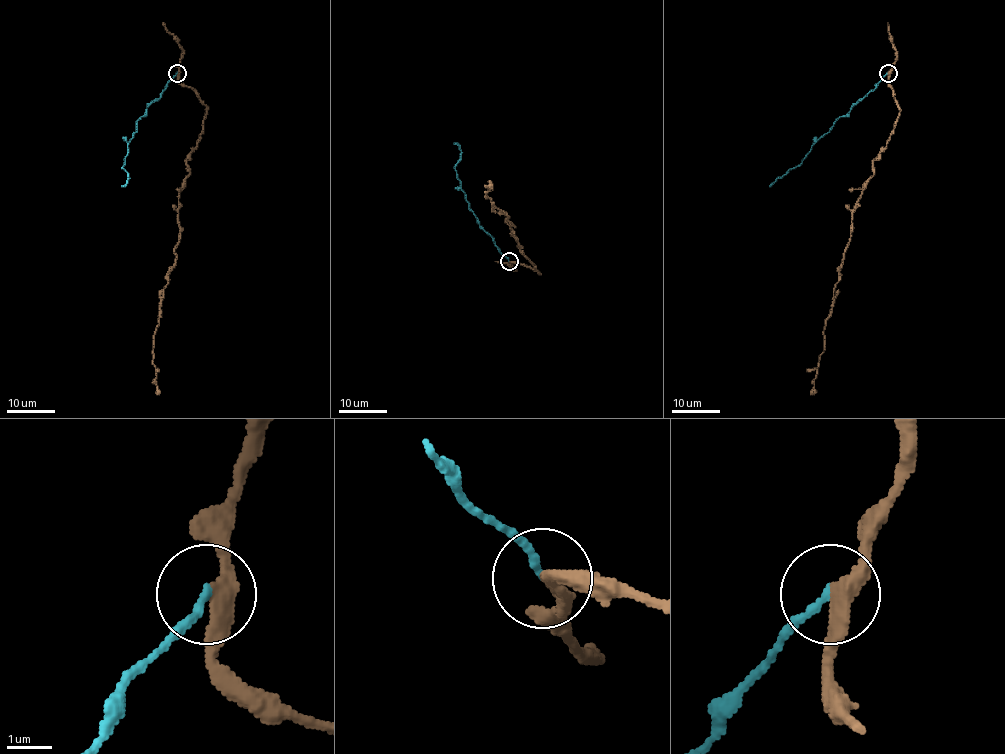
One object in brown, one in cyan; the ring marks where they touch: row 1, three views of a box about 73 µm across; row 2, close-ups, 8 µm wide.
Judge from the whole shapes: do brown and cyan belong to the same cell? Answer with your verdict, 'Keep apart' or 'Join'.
Keep apart

